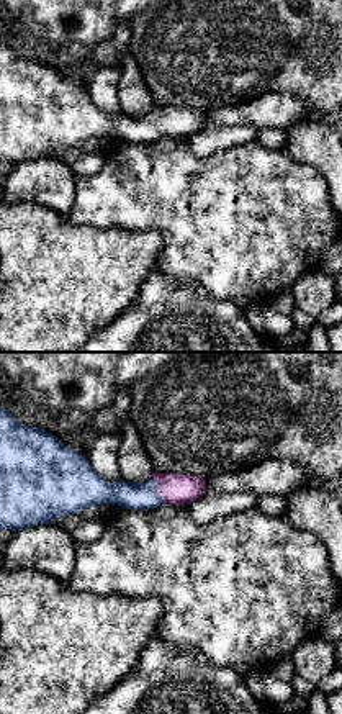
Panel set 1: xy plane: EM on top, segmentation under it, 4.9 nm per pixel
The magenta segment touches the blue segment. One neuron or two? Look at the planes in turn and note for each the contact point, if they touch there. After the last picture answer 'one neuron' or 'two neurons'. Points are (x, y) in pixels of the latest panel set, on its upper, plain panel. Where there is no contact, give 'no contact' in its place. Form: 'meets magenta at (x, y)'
meets magenta at (159, 123)

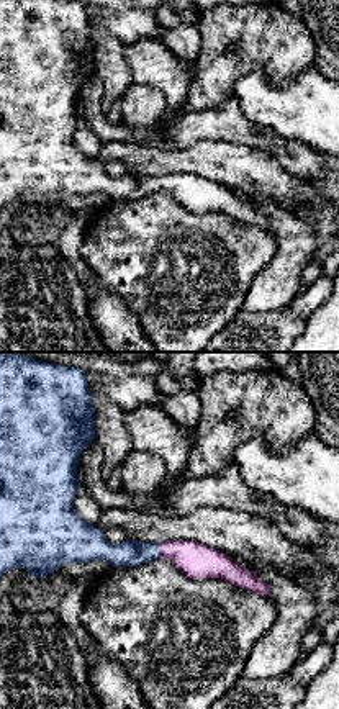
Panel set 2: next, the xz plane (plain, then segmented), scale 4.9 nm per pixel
meets magenta at (161, 184)

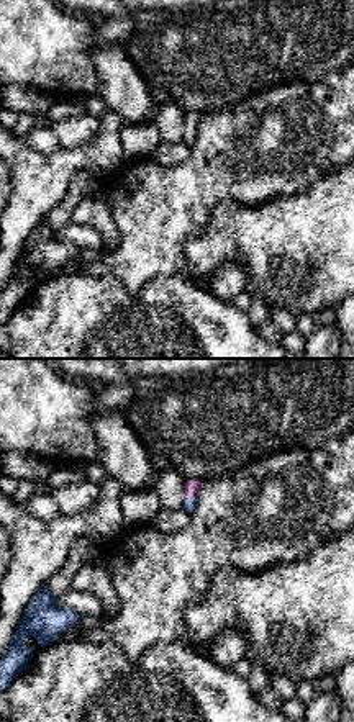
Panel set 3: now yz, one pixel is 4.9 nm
meets magenta at (190, 130)

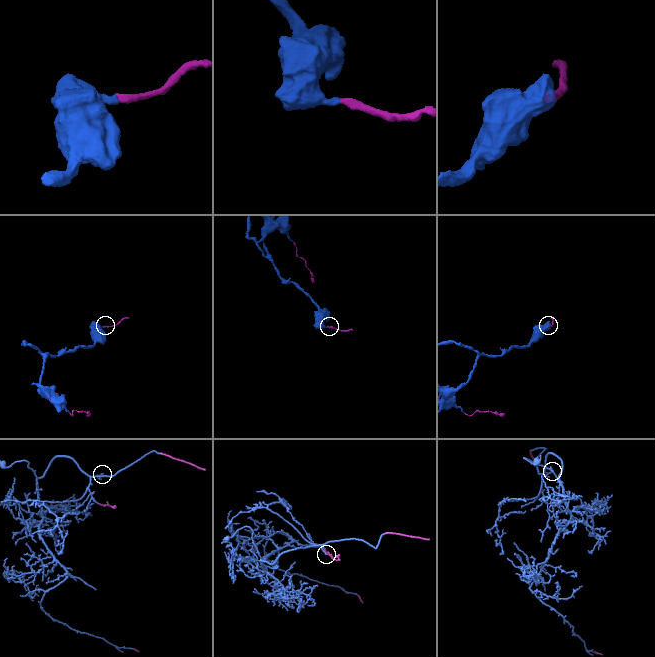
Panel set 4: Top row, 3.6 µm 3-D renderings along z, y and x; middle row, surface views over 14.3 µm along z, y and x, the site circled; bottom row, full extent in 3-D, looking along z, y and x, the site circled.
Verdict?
one neuron

